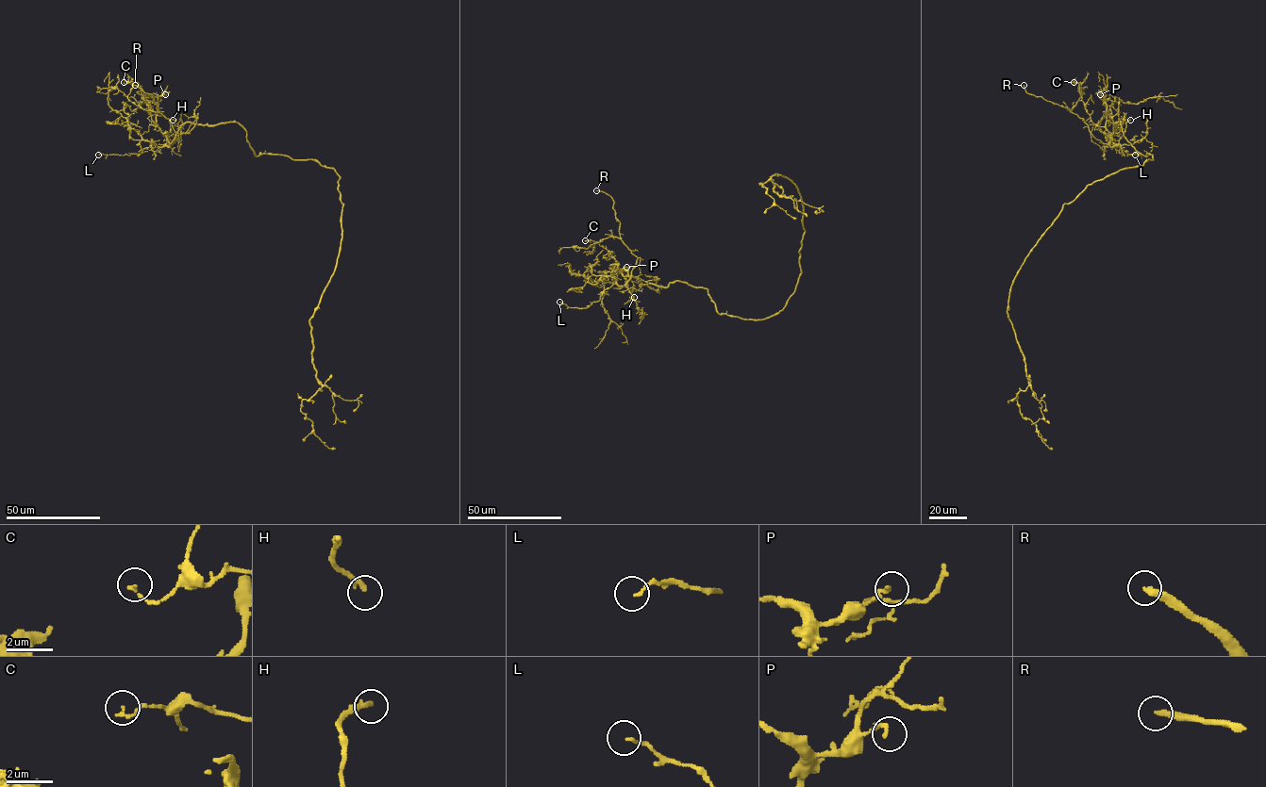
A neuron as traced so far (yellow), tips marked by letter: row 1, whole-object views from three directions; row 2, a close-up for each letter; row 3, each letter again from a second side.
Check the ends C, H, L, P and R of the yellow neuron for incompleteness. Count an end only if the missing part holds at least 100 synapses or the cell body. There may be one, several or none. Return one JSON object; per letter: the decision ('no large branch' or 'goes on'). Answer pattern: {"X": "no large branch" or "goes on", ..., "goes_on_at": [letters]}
{"C": "no large branch", "H": "no large branch", "L": "no large branch", "P": "no large branch", "R": "goes on", "goes_on_at": ["R"]}

